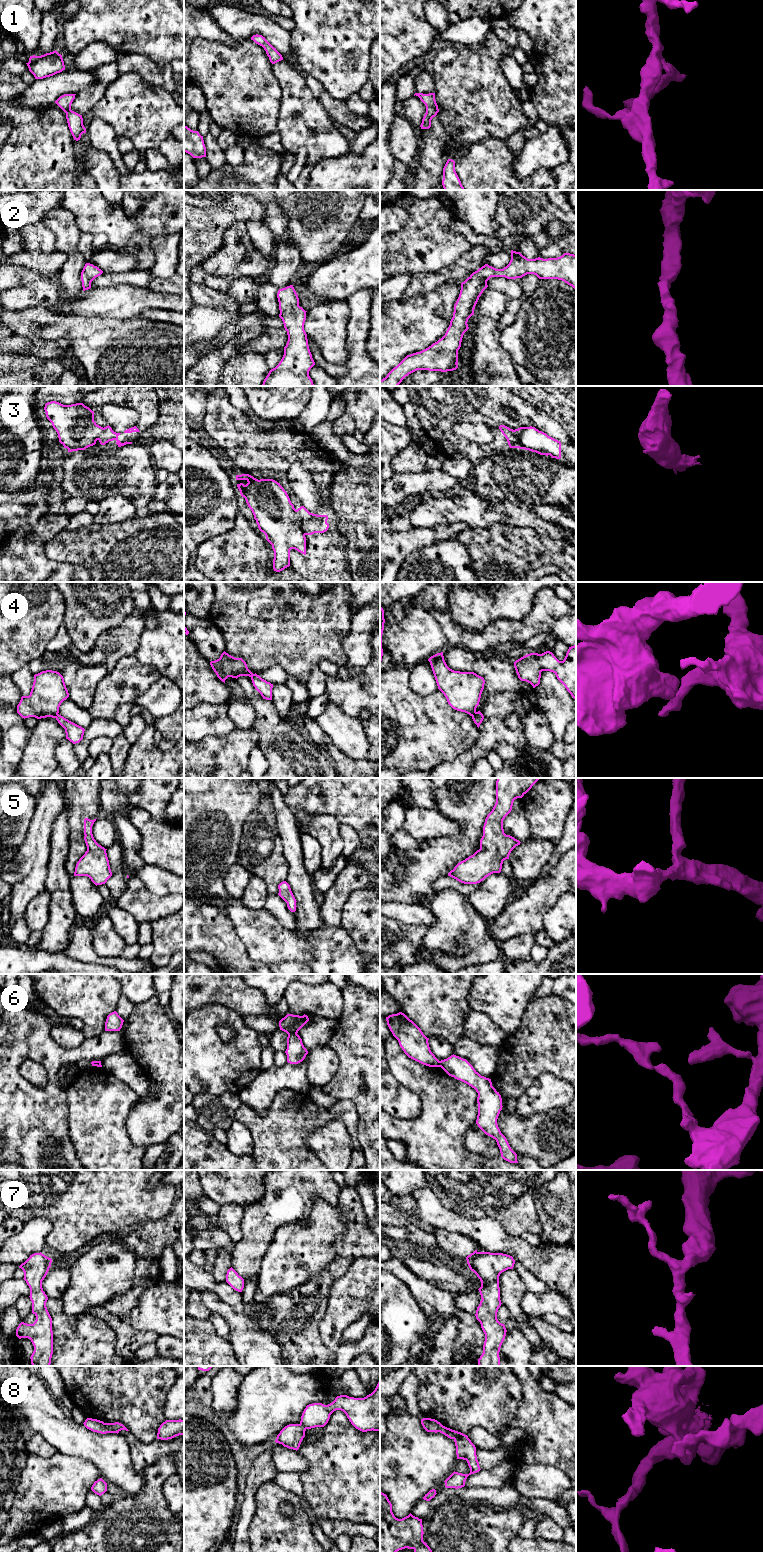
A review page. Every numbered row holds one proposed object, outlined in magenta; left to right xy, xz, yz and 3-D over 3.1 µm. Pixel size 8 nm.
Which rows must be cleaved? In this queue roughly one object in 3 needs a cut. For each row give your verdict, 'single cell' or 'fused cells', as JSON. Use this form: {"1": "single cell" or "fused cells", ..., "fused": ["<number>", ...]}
{"1": "single cell", "2": "single cell", "3": "fused cells", "4": "fused cells", "5": "single cell", "6": "fused cells", "7": "single cell", "8": "fused cells", "fused": ["3", "4", "6", "8"]}

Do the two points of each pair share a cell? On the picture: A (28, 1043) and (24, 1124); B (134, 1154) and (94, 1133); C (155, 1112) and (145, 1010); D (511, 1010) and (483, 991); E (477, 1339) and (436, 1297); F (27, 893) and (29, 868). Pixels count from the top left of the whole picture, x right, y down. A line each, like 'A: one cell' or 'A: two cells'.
A: one cell
B: one cell
C: one cell
D: one cell
E: one cell
F: one cell

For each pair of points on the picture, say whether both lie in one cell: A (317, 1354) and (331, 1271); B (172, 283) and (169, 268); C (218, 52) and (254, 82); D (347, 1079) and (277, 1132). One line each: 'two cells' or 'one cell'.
A: one cell
B: two cells
C: one cell
D: two cells

